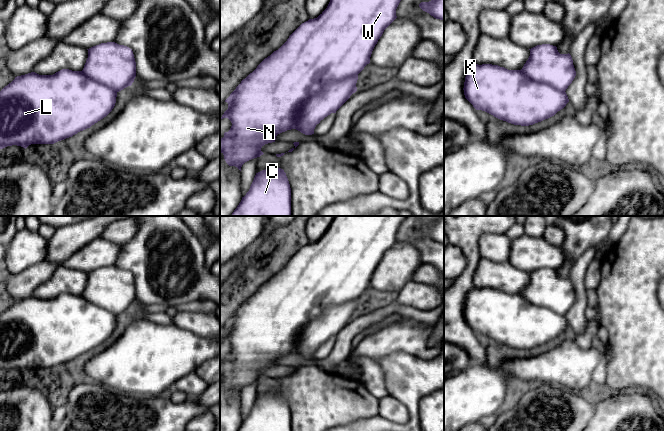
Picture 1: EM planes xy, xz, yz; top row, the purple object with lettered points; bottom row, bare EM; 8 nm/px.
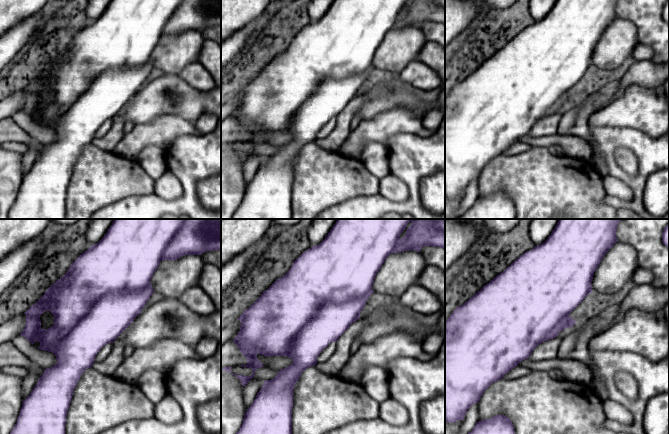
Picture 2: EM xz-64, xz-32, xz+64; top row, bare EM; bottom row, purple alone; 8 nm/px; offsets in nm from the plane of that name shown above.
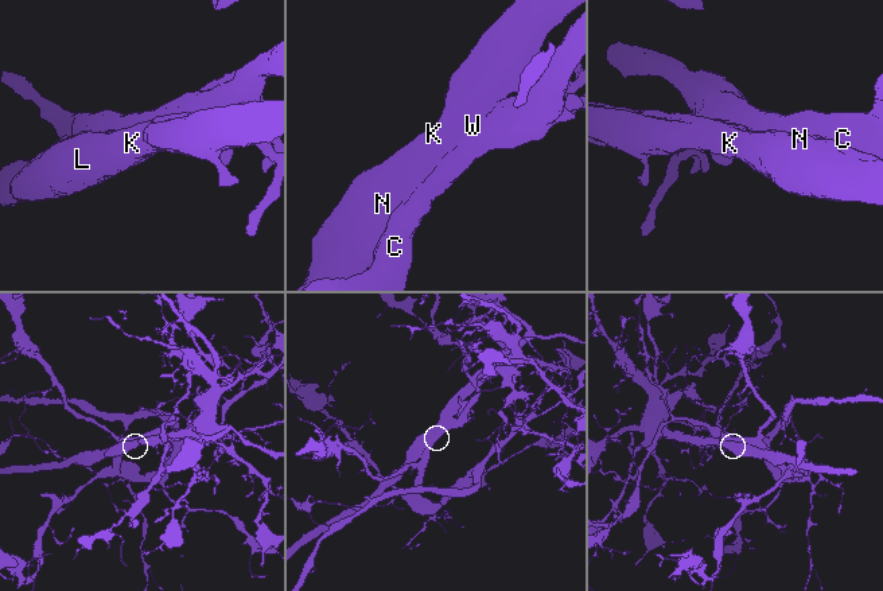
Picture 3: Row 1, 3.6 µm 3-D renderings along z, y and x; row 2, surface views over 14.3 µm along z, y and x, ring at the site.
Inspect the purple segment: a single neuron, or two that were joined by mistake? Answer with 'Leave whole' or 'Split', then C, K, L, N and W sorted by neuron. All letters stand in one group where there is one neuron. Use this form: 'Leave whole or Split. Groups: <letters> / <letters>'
Split. Groups: C / K L N W

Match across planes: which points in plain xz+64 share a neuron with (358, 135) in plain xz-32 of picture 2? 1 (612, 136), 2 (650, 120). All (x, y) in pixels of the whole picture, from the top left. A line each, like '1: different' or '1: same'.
1: different
2: same

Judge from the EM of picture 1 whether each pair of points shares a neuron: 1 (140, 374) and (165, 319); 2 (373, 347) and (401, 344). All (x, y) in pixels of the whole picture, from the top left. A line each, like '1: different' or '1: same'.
1: different
2: same

